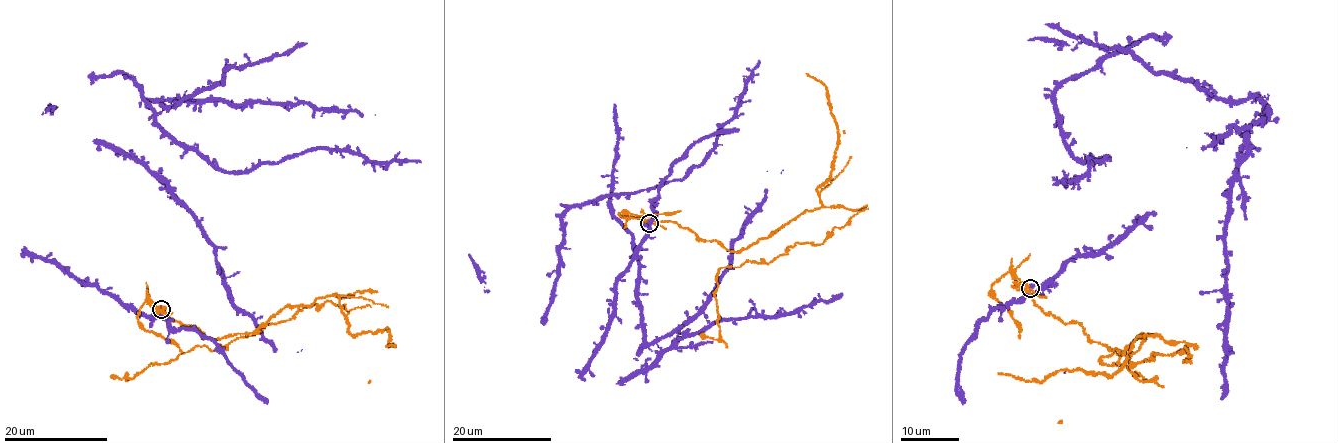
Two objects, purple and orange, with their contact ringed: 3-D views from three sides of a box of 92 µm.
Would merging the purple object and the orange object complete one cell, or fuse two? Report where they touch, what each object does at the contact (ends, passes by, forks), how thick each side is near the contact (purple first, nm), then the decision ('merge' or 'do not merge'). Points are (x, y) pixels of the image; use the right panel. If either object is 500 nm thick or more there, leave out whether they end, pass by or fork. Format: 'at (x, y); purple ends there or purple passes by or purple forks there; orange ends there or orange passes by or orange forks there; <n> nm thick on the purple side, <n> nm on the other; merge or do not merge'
at (1030, 288); purple ends there; orange passes by; 480 nm thick on the purple side, 280 nm on the other; do not merge

